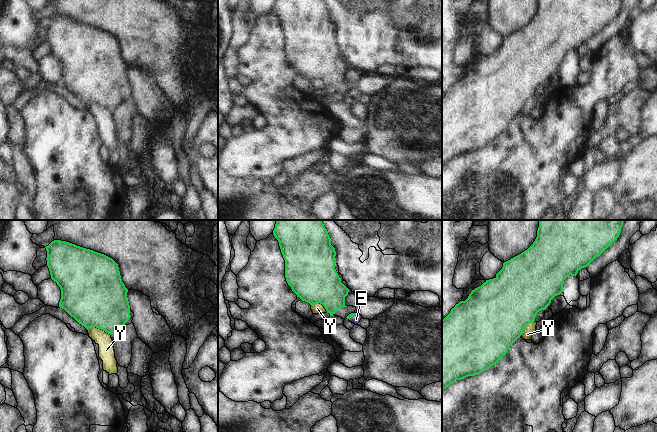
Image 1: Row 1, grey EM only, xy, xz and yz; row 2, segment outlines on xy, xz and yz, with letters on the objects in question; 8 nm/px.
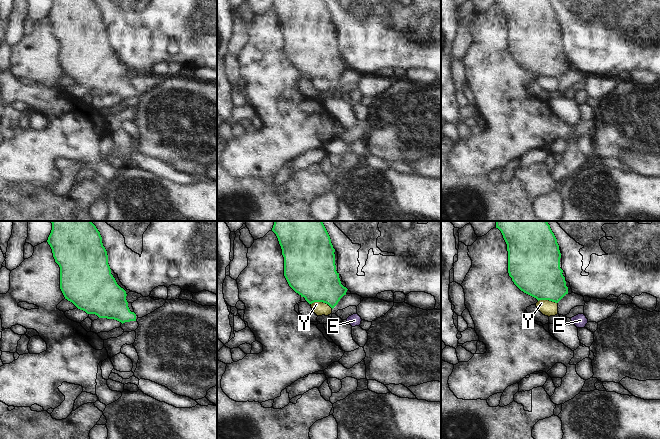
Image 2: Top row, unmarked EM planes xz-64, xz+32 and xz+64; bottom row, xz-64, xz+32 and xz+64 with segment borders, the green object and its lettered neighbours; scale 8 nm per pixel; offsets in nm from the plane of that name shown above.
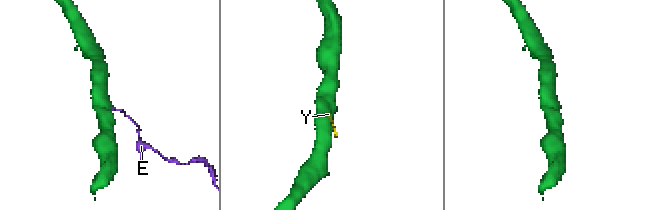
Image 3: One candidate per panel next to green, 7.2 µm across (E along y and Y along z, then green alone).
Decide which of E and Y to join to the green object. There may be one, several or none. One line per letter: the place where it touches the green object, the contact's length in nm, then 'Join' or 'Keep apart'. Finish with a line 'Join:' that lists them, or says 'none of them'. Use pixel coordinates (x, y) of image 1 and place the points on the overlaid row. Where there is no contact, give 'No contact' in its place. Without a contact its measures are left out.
E: Touches green at xz (352, 316). Shared border 80 nm. Join
Y: Touches green at xy (99, 328). Shared border 200 nm. Keep apart
Join: E

